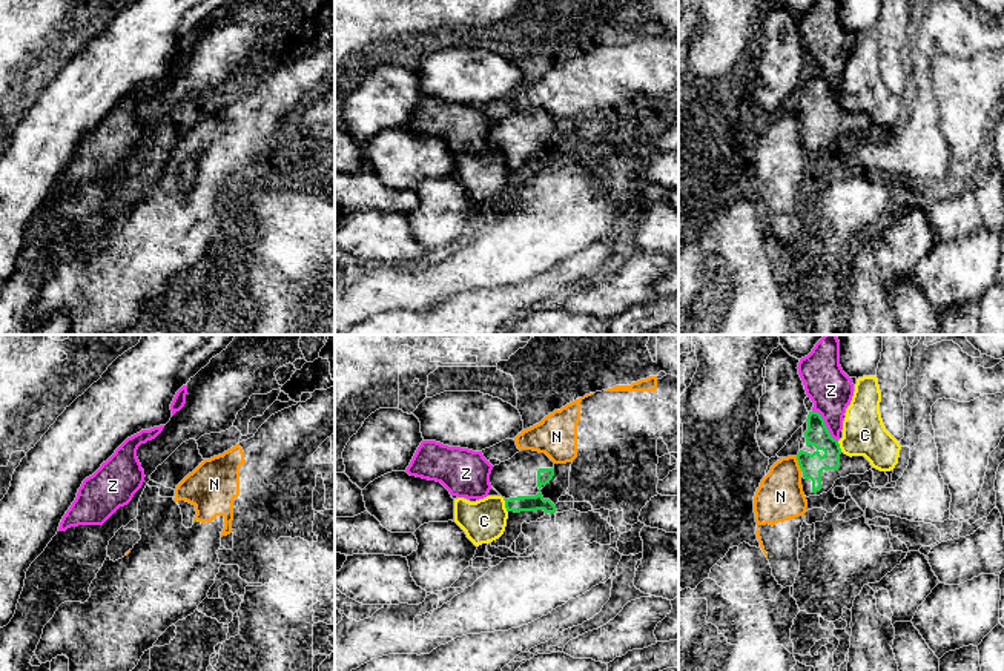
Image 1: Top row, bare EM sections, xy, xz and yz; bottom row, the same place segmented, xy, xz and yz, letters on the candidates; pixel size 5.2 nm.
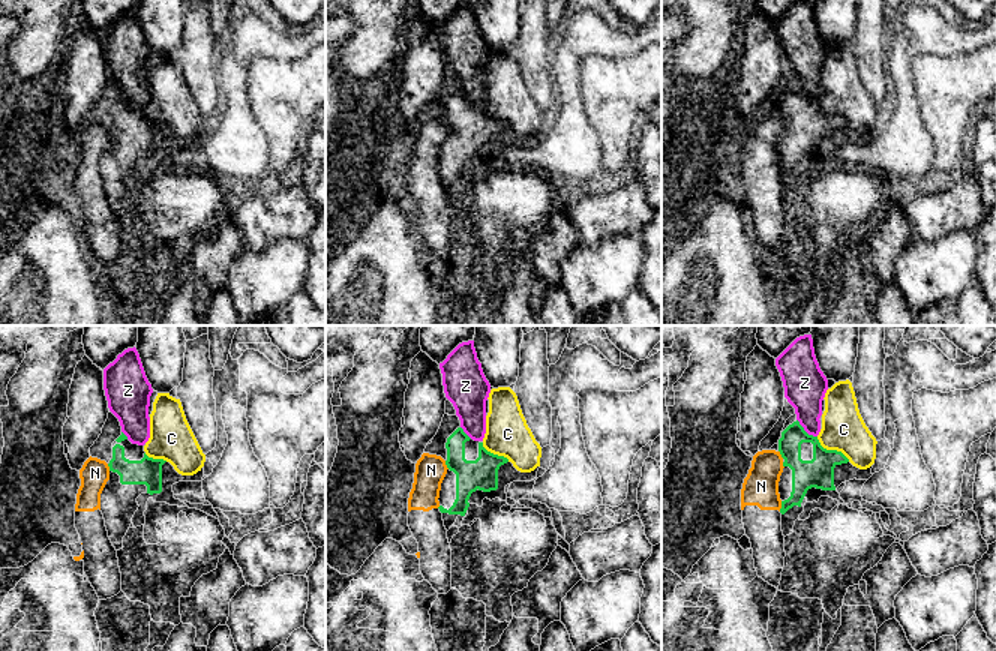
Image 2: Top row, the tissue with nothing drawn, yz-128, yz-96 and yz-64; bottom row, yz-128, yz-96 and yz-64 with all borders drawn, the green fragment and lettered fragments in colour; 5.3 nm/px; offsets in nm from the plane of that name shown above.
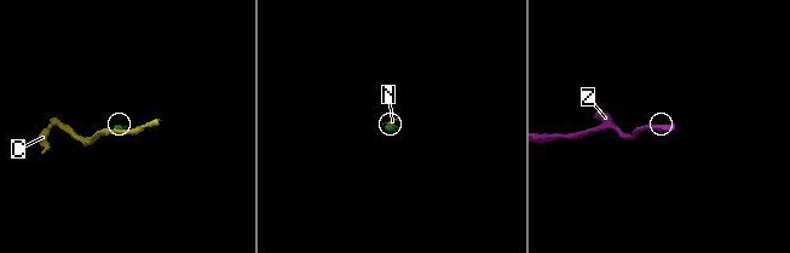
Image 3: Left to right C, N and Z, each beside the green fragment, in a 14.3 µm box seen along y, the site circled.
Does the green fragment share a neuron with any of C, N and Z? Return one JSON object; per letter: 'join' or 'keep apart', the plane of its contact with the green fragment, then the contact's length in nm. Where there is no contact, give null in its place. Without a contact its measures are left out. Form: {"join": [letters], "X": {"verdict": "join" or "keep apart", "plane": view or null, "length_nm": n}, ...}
{"join": [], "C": {"verdict": "keep apart", "plane": "xz", "length_nm": 70}, "N": {"verdict": "keep apart", "plane": "yz", "length_nm": 90}, "Z": {"verdict": "keep apart", "plane": "yz", "length_nm": 220}}

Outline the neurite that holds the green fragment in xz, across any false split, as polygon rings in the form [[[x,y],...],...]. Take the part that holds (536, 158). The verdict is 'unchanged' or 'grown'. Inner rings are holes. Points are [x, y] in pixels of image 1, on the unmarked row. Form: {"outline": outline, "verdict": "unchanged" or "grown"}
{"outline": [[[520,106],[511,115],[494,121],[490,131],[491,143],[505,155],[507,167],[556,169],[556,161],[545,155],[540,146],[554,132],[554,118],[533,106]]], "verdict": "grown"}

